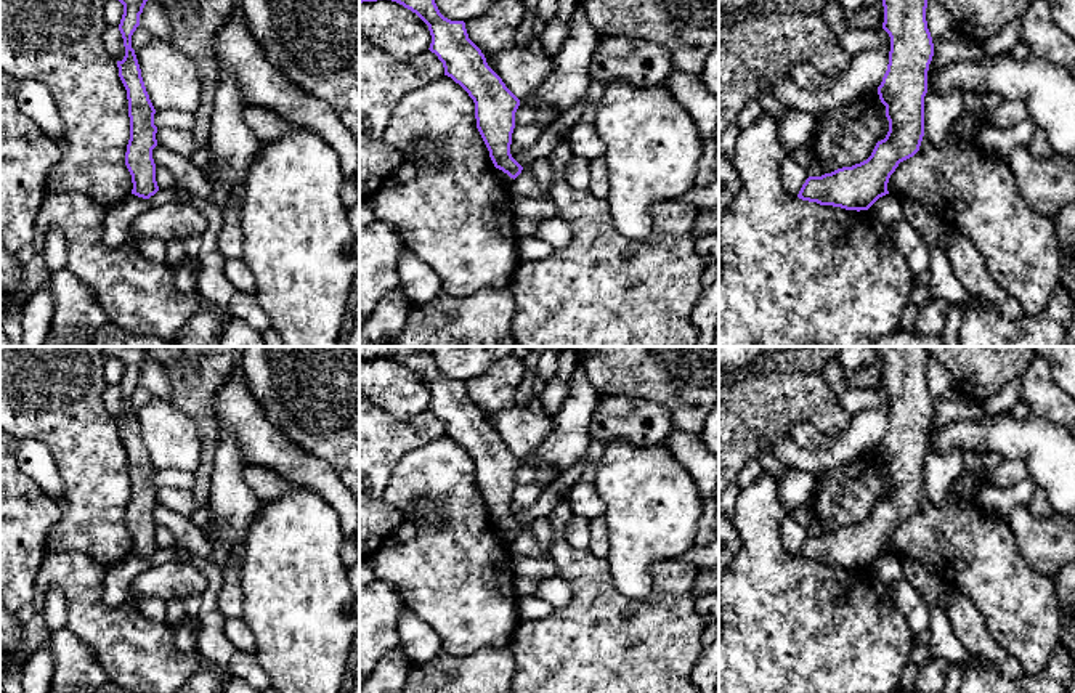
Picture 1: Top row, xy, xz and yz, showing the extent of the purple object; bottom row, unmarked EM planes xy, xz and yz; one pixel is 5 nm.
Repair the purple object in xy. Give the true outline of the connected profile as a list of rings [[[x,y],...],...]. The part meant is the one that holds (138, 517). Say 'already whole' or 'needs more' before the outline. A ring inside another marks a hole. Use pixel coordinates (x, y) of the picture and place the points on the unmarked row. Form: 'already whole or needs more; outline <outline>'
already whole; outline [[[98,346],[106,358],[116,358],[124,364],[119,390],[124,398],[125,415],[117,420],[119,436],[127,449],[130,499],[125,512],[125,525],[132,534],[132,553],[149,558],[159,550],[152,509],[157,505],[154,484],[156,468],[146,451],[141,428],[132,407],[132,395],[140,385],[140,374],[146,364],[146,346]]]

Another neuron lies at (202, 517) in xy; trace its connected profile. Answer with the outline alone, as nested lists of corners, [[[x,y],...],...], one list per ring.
[[[207,504],[197,505],[197,509],[194,510],[194,513],[191,515],[191,520],[194,521],[194,525],[197,528],[201,528],[204,531],[204,534],[209,537],[210,541],[210,553],[207,557],[207,560],[221,568],[226,561],[226,547],[215,537],[213,531],[212,531],[212,512],[209,509]]]

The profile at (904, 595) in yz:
[[[899,579],[889,587],[889,597],[905,616],[913,634],[929,630],[931,613],[921,594],[907,581]]]

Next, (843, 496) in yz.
[[[878,448],[815,478],[810,507],[825,533],[866,520],[889,491]]]

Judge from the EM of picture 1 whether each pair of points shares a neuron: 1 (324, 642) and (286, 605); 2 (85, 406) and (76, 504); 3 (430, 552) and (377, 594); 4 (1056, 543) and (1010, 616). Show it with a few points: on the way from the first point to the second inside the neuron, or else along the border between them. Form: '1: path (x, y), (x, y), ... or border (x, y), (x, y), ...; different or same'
1: path (315, 632), (296, 613); same
2: path (85, 430), (85, 480); same
3: border (376, 576), (387, 581), (408, 608); different
4: border (1018, 539), (1018, 549), (1024, 560), (1051, 579); different

